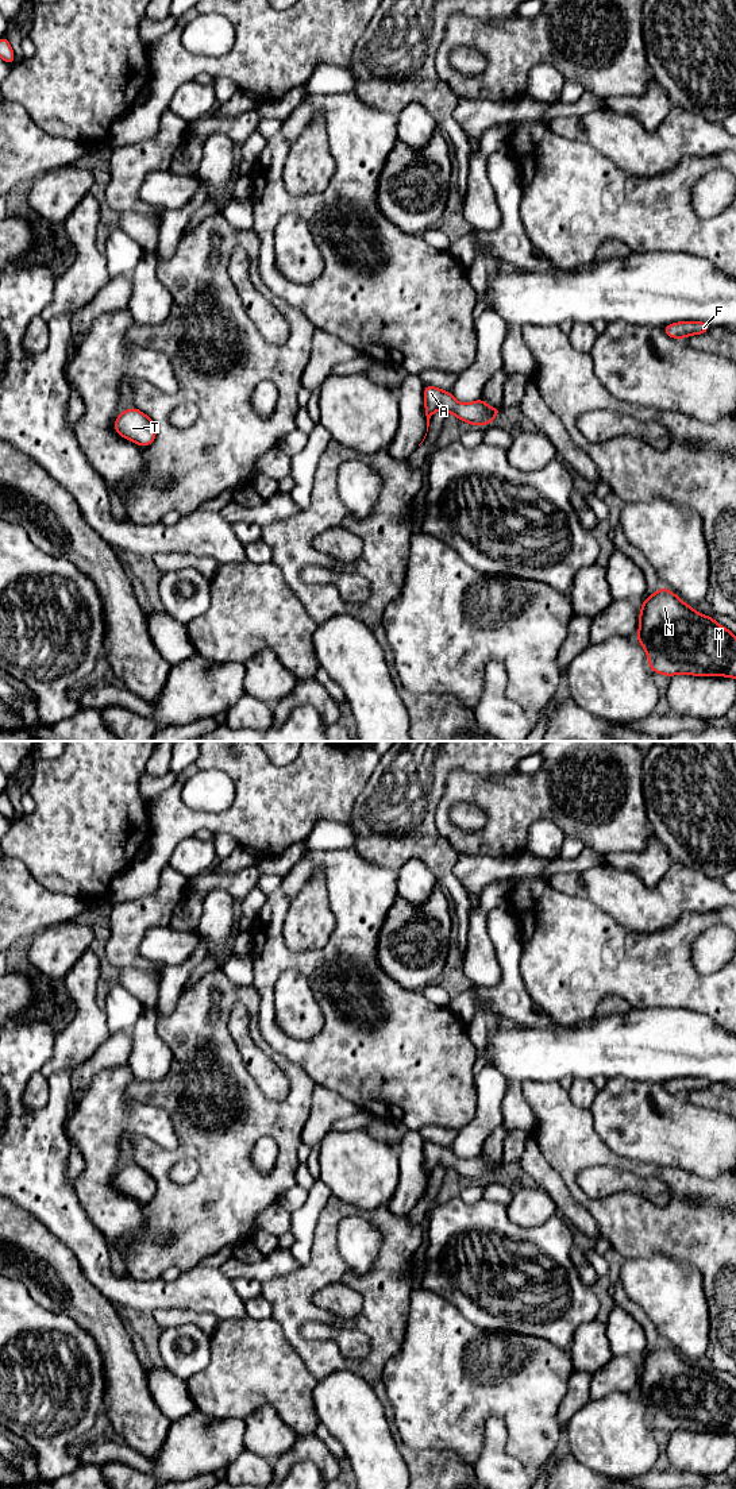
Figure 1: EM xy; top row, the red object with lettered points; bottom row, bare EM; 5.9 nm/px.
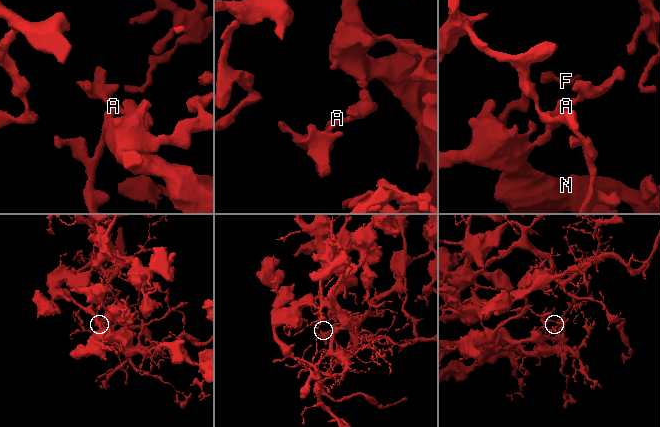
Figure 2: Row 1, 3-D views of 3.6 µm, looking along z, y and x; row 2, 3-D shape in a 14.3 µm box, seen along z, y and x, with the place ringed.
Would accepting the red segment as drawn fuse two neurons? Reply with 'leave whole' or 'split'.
leave whole

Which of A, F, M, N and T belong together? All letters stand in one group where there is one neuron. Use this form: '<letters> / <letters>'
A F M N T

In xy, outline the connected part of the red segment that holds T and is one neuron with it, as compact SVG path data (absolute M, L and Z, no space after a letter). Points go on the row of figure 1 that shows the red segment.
M130 408L115 420L115 432L140 447L150 445L157 436L153 420L136 408Z

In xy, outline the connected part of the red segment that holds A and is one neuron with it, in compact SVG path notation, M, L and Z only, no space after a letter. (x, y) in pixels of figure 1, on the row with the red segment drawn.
M424 386L425 398L425 416L427 416L427 432L429 427L429 418L438 409L444 409L451 414L455 414L461 421L473 425L489 425L493 418L502 410L502 408L490 408L481 397L475 402L459 404L451 391L440 390L435 386Z

